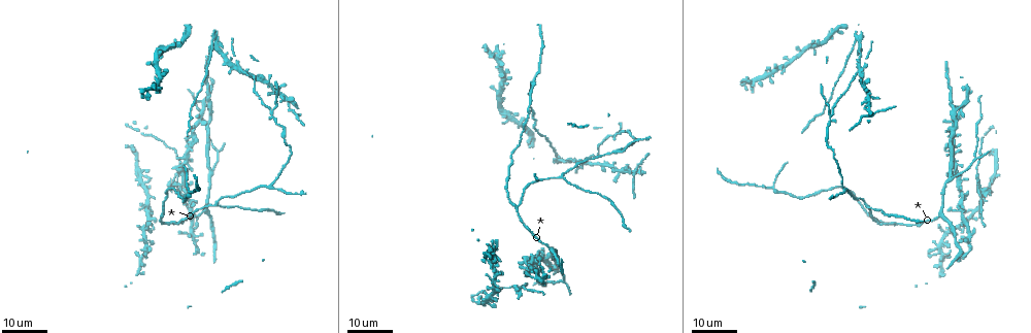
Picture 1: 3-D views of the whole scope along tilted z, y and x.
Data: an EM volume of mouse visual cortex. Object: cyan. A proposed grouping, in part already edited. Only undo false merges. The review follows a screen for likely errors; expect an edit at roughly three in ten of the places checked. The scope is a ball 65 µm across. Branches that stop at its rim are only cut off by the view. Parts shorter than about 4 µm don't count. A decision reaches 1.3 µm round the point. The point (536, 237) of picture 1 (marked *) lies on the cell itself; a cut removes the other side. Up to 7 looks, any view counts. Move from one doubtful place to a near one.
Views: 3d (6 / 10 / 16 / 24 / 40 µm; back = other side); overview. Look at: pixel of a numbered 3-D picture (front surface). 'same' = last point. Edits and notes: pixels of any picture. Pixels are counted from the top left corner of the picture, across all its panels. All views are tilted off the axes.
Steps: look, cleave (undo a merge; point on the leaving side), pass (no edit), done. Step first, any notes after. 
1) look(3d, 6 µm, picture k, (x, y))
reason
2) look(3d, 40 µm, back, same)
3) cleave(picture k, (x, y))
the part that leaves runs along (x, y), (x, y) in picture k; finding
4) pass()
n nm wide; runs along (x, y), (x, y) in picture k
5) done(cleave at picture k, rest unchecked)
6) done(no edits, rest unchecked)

look(3d, 24 µm, picture 1, (615, 149))
branch point

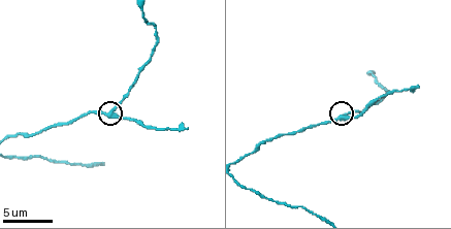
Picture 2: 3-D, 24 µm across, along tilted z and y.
look(3d, 10 µm, picture 2, (344, 117))
closer look

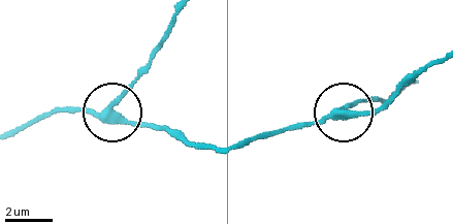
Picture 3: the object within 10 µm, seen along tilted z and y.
pass()
280 nm wide; one cell here

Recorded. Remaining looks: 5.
look(3d, 16 µm, picture 1, (864, 68))
arms part here

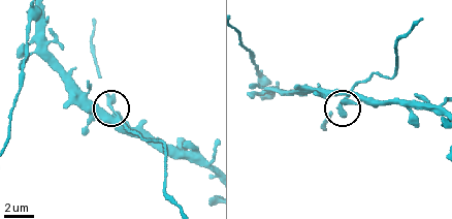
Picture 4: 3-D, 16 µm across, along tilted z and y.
look(3d, 10 µm, picture 4, (110, 108))

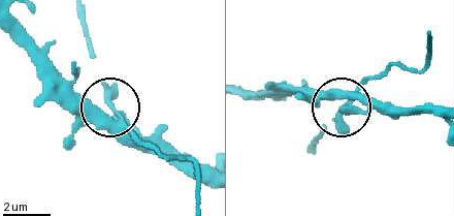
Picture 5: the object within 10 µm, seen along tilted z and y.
pass()
runs along (430, 36), (424, 65), (388, 66), (364, 82), (322, 134) in picture 5; one cell here

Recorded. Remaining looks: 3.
look(3d, 16 µm, picture 1, (270, 114))

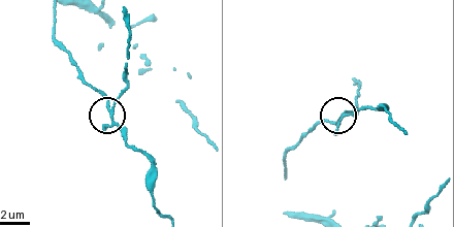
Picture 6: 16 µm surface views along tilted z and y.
look(3d, 6 µm, picture 6, (110, 111))
zoom in

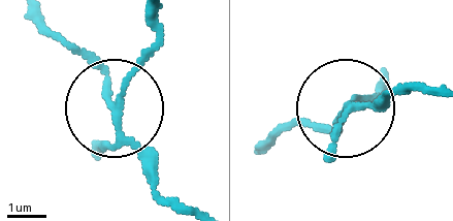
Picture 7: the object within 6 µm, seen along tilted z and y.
cleave(picture 7, (153, 54))
the part that leaves runs along (116, 97), (152, 42), (155, 12) in picture 7; two cells meet here

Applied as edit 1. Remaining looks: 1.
done(cleave at picture 7, rest unchecked)

